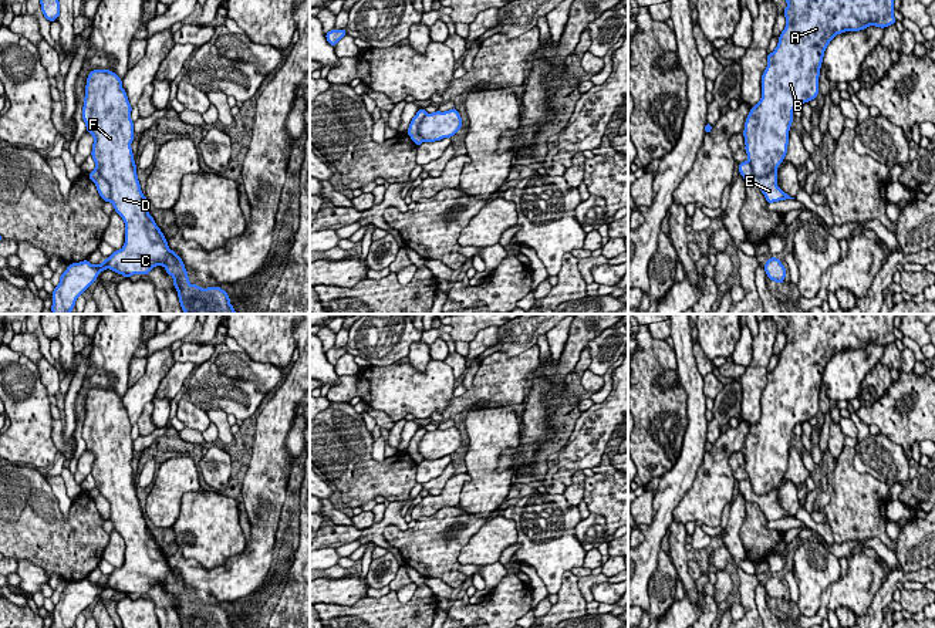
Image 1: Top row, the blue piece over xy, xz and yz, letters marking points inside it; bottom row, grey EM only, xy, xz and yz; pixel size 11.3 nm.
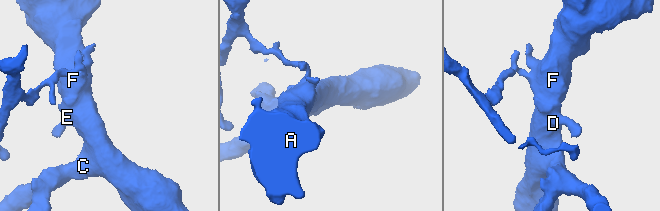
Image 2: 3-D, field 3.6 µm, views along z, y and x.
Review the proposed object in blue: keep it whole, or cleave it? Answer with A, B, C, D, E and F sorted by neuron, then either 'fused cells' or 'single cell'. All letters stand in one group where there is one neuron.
A B C D F / E | fused cells

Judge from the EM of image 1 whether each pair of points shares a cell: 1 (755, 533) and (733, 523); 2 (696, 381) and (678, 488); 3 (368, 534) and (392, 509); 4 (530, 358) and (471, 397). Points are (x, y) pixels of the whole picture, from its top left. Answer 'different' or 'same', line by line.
1: different
2: same
3: same
4: same

